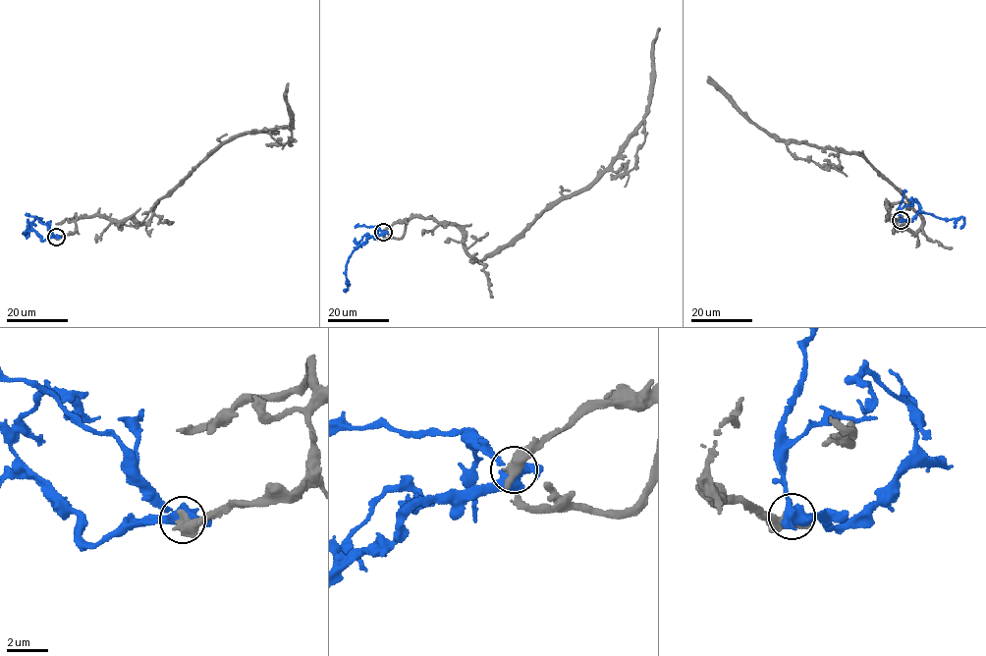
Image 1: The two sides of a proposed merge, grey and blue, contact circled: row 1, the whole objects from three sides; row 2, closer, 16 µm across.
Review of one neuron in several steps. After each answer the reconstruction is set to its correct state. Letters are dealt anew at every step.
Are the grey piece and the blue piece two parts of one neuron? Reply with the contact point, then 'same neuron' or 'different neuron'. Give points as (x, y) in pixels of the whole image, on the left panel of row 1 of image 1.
place (56, 237); different neuron

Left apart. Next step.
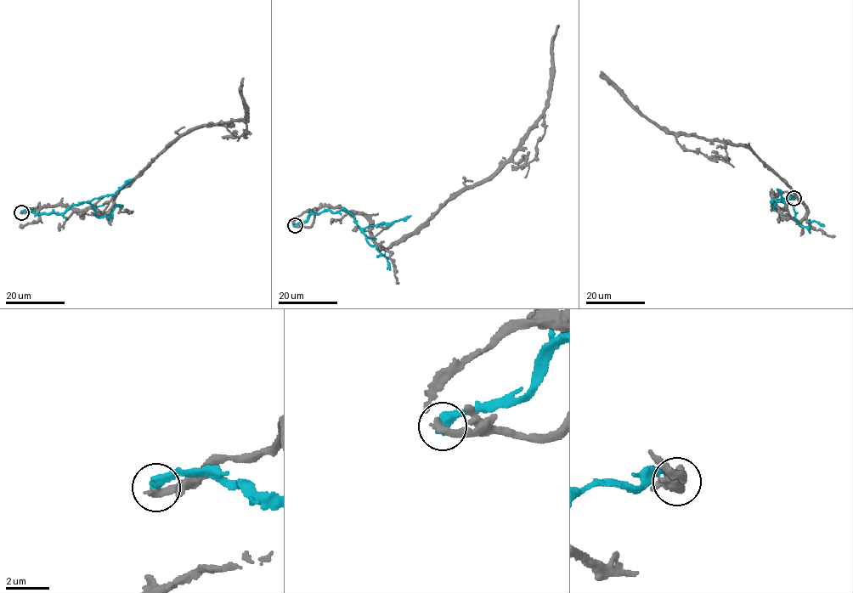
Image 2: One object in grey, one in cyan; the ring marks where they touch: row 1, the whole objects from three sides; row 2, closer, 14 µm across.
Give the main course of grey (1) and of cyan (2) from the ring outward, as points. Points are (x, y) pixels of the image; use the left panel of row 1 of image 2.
1: (21, 212), (39, 203), (107, 211), (119, 190), (182, 136), (202, 125), (246, 119), (243, 78)
2: (22, 212), (61, 213), (87, 201), (94, 208), (94, 213), (104, 216), (117, 205), (122, 206)

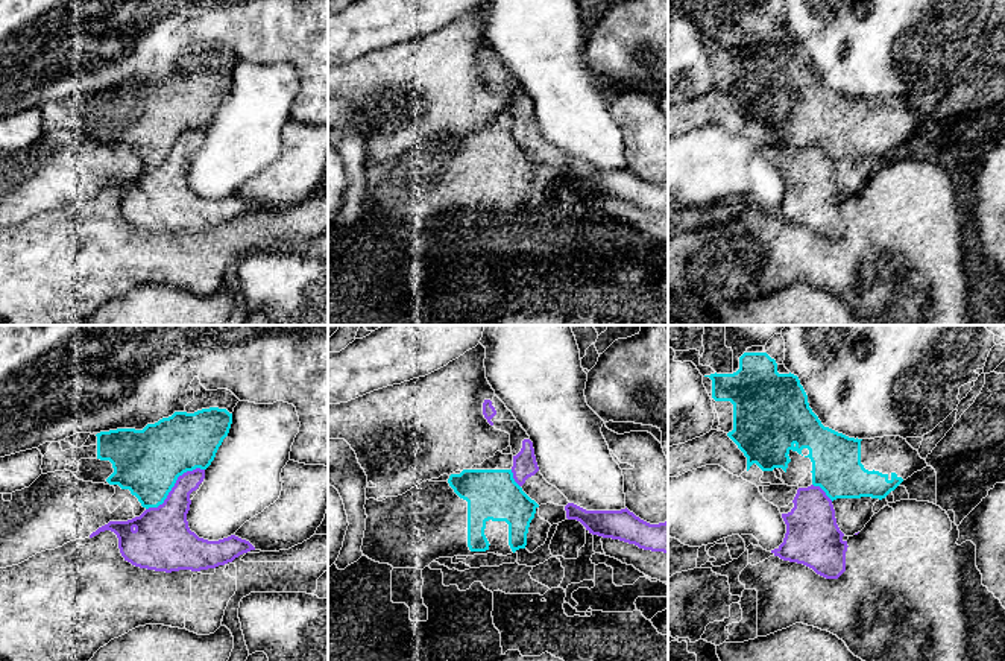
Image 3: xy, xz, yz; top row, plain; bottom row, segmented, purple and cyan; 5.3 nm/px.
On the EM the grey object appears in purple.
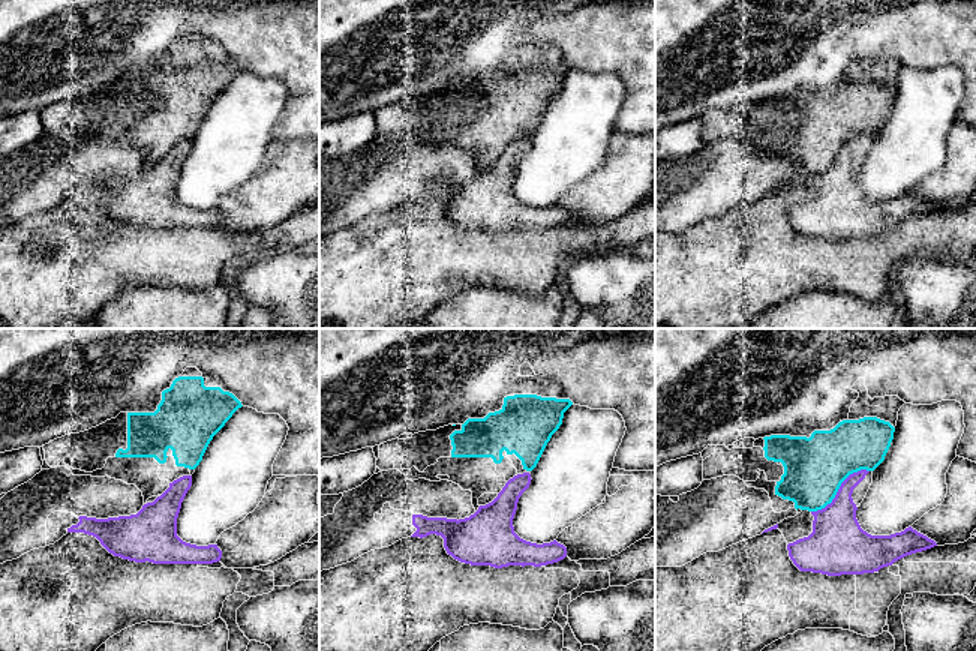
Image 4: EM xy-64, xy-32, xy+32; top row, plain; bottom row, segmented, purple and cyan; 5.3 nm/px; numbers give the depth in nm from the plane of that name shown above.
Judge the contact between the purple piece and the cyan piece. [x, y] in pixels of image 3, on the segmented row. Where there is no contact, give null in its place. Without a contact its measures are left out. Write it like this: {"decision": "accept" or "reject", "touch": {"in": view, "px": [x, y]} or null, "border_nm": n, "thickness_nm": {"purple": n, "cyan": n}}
{"decision": "reject", "touch": {"in": "xy", "px": [175, 485]}, "border_nm": 380, "thickness_nm": {"purple": 260, "cyan": 360}}

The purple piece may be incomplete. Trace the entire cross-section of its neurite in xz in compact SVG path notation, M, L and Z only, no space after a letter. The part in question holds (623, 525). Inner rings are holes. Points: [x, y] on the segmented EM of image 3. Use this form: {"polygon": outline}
{"polygon": "M568 503L565 511L568 520L580 521L592 535L619 539L644 550L668 553L668 521L650 524L627 508L621 511L586 511Z"}

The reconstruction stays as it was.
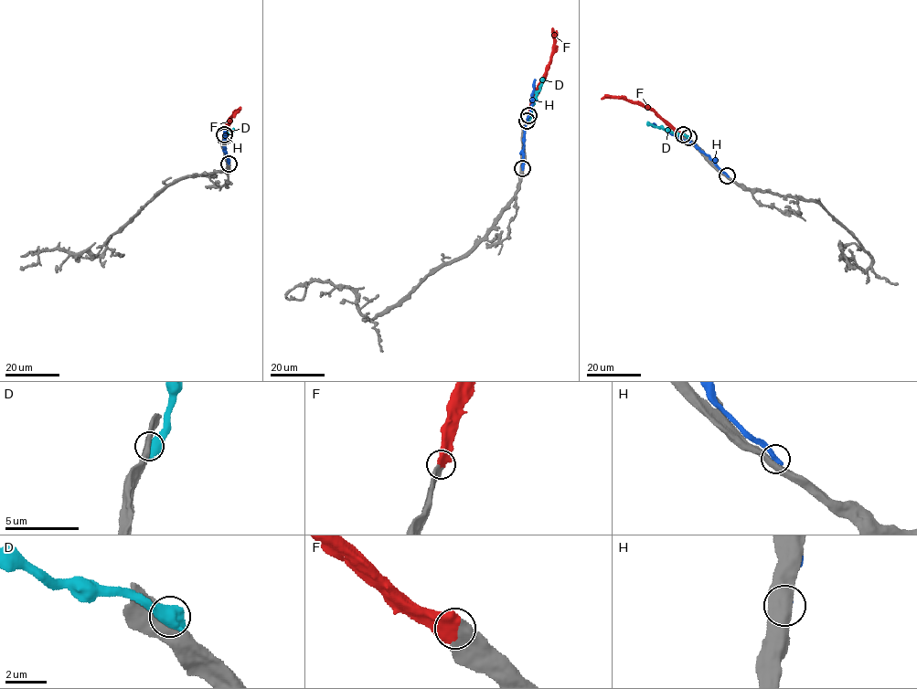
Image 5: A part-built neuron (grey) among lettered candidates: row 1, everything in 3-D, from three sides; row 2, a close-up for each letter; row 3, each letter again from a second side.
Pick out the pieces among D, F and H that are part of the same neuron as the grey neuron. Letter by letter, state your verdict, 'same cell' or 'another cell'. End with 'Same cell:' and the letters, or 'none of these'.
D: another cell
F: same cell
H: another cell
Same cell: F

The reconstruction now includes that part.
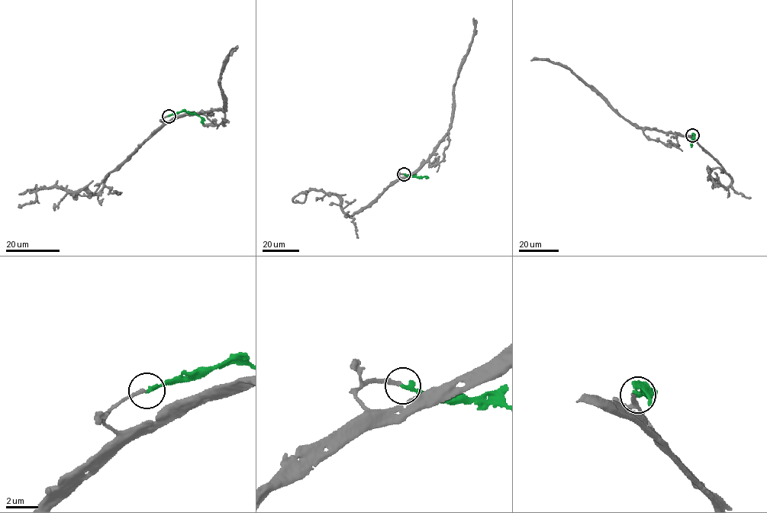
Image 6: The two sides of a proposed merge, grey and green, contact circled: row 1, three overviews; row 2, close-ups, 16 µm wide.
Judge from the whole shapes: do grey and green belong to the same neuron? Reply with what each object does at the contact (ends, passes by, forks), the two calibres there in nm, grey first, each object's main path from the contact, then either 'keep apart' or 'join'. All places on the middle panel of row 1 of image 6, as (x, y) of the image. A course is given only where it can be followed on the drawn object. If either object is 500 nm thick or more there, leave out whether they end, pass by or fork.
grey ends; green ends; calibres 240 and 280 nm; course grey (404, 174), (399, 175), (407, 176), (412, 174), (447, 133), (451, 124), (454, 84), (472, 42), (473, 18); course green (404, 174), (426, 175), (427, 178); join

